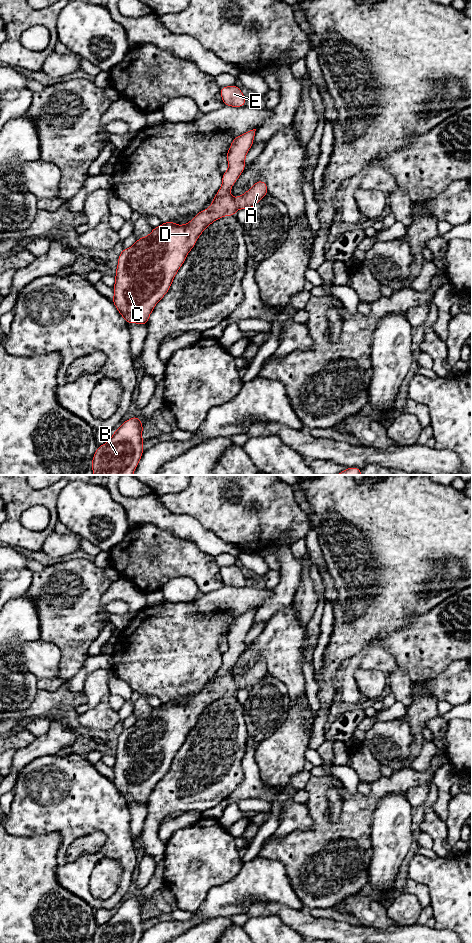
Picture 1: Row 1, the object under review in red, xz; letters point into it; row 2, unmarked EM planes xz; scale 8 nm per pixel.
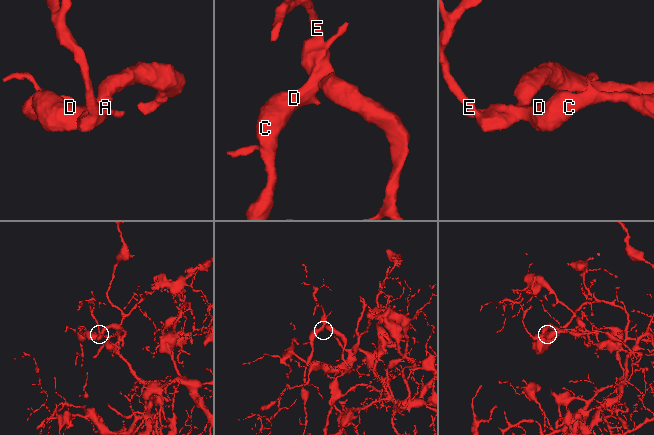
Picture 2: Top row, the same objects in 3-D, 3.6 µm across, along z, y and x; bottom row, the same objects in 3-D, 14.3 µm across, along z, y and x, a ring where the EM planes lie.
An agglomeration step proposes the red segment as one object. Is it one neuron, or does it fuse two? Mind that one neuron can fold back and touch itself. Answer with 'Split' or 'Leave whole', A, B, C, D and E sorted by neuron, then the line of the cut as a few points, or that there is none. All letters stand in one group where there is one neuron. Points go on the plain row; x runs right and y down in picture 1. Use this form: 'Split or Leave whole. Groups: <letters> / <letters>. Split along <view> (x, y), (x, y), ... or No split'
Split. Groups: A E / B C D. Split along xz (233, 678), (238, 688)

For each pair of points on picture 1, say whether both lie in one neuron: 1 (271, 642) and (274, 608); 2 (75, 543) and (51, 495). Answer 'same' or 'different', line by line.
1: different
2: different

